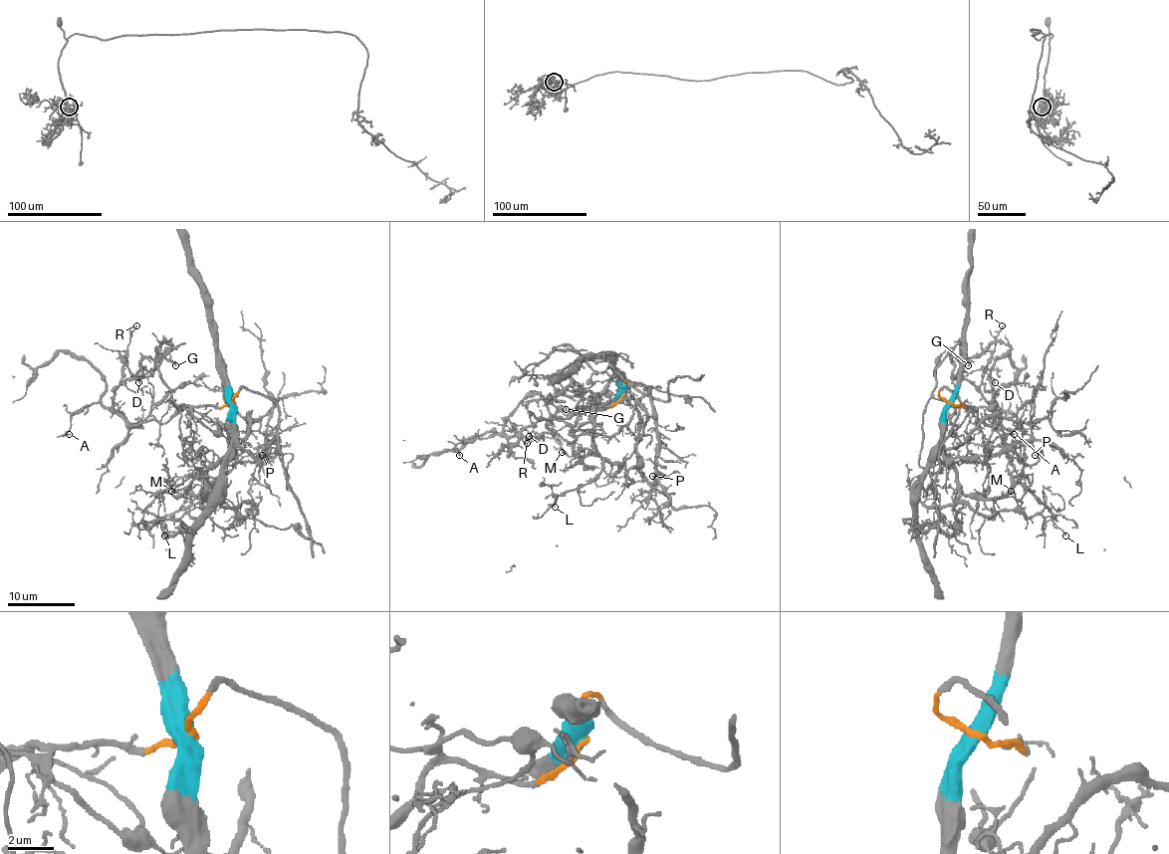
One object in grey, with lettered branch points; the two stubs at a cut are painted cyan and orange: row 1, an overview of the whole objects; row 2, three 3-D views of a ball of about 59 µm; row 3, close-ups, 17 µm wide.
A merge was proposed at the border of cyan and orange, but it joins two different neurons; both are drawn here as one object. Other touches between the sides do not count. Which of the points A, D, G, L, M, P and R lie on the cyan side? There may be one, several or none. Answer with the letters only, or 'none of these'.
L, M, P

